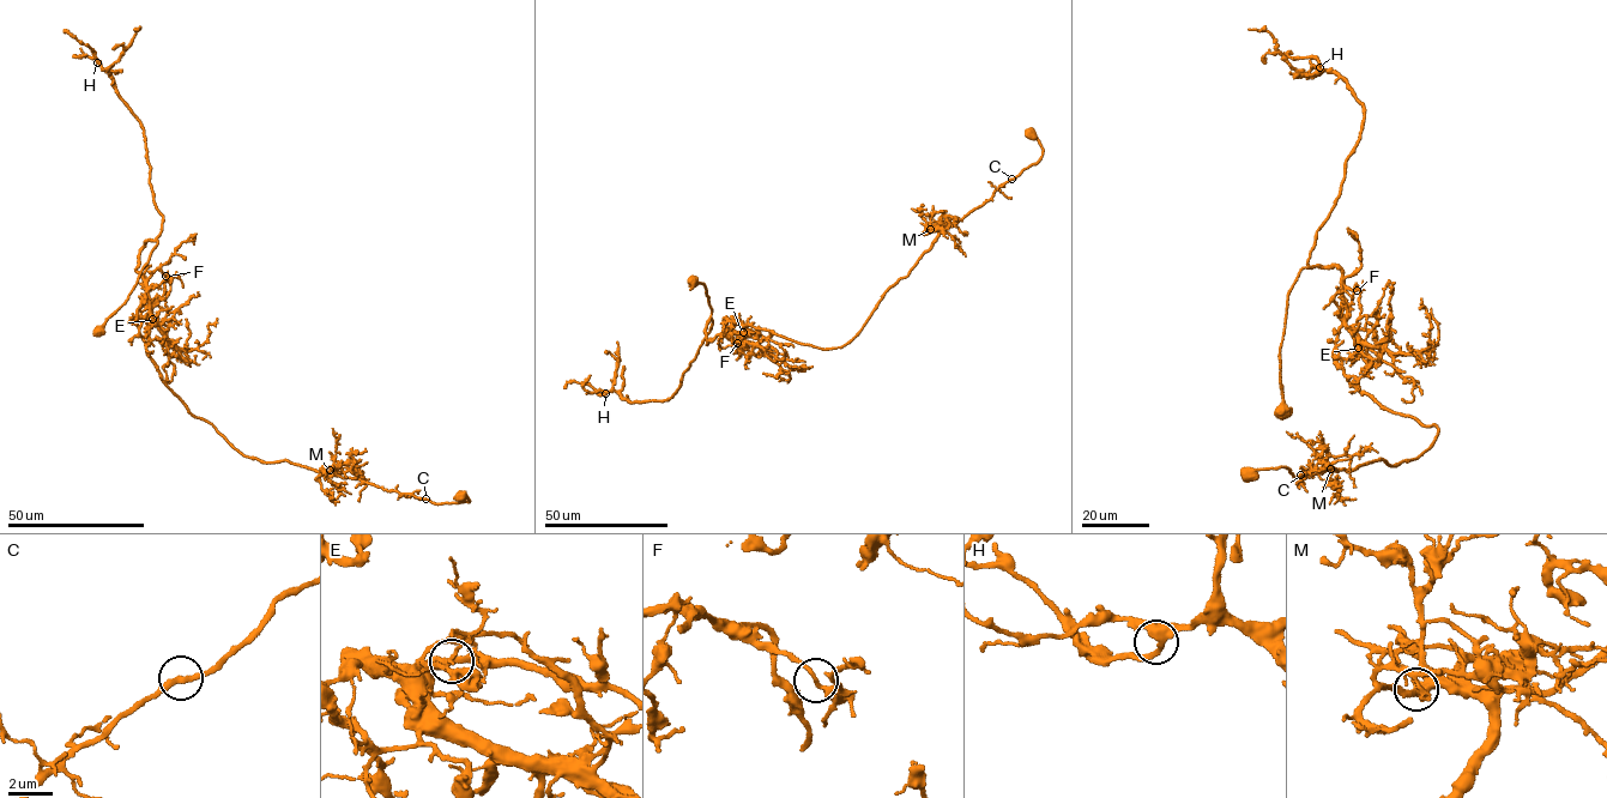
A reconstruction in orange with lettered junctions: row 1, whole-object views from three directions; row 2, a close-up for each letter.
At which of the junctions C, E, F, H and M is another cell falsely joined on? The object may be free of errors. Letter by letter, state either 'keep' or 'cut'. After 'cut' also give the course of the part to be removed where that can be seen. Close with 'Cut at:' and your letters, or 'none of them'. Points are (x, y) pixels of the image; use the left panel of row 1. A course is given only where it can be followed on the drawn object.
C: keep
E: keep
F: cut | (165, 276), (163, 298), (151, 302), (136, 270), (163, 216), (140, 121), (103, 70), (139, 26)
H: keep
M: keep
Cut at: F

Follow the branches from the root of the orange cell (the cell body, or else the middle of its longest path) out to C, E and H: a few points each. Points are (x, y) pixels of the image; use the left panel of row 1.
C: (460, 497), (466, 496), (469, 501), (436, 505), (426, 499)
E: (460, 497), (469, 501), (436, 505), (285, 460), (245, 457), (189, 413), (165, 385), (145, 346), (152, 319)
H: (460, 497), (436, 505), (245, 457), (165, 385), (136, 270), (163, 216), (143, 127), (97, 62)

